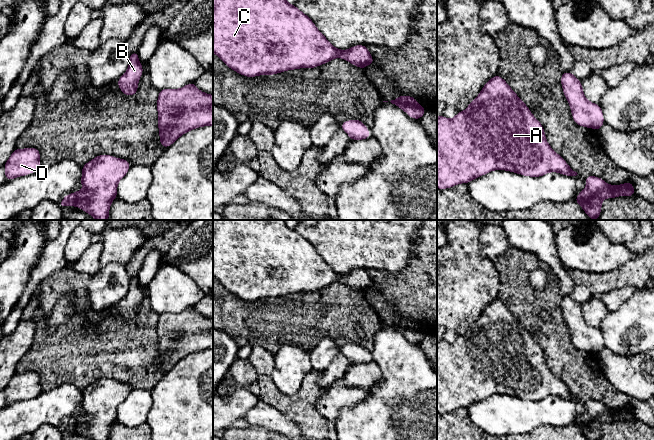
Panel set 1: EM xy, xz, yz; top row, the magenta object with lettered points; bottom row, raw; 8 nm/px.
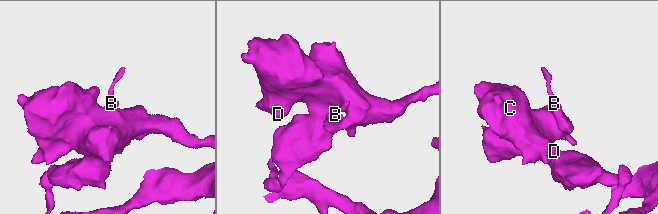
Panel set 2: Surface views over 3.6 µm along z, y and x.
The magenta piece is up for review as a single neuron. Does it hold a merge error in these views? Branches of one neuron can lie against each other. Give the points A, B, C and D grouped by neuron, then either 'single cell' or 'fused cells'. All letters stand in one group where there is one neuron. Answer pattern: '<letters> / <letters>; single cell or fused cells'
A B C D; single cell

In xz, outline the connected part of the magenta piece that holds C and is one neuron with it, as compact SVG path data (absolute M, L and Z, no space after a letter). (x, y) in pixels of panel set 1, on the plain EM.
M213 220L213 277L230 293L246 301L315 292L334 282L345 283L363 294L374 287L365 269L356 269L348 274L335 272L312 244L295 229L290 229L284 220Z

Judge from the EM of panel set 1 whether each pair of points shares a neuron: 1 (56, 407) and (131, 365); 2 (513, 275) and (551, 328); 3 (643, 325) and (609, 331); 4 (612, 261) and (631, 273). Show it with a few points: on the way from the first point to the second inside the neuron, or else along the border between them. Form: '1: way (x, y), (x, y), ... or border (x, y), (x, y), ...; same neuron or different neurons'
1: border (57, 385), (71, 383), (81, 391); different neurons
2: way (515, 290), (525, 303), (526, 310), (536, 320); same neuron
3: way (635, 331), (618, 331); same neuron
4: border (631, 259), (613, 270), (596, 272); different neurons

